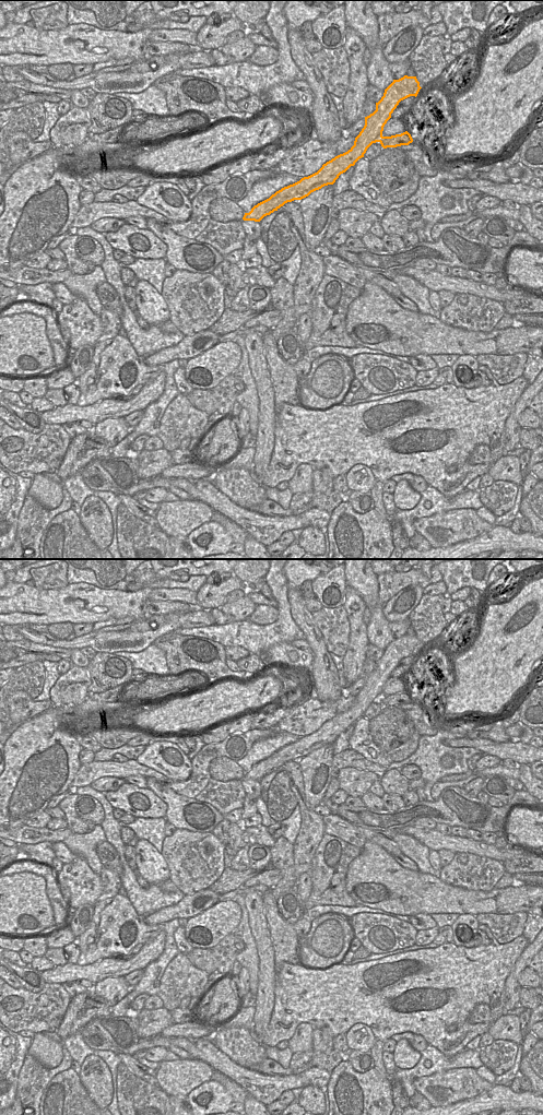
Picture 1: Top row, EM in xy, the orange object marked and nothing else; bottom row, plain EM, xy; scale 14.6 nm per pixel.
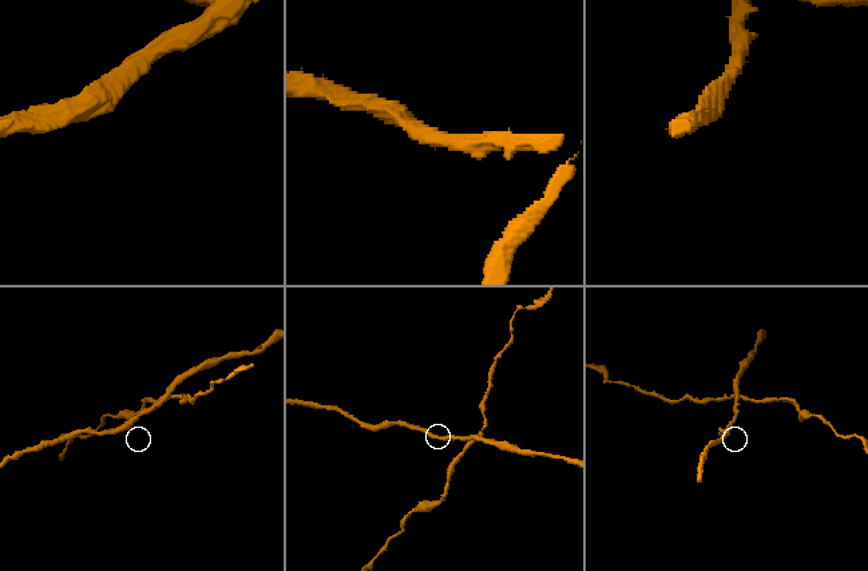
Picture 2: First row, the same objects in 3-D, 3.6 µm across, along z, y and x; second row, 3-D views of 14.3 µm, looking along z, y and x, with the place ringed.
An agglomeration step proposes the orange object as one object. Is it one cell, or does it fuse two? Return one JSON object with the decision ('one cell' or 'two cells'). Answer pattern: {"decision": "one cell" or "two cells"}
{"decision": "two cells"}

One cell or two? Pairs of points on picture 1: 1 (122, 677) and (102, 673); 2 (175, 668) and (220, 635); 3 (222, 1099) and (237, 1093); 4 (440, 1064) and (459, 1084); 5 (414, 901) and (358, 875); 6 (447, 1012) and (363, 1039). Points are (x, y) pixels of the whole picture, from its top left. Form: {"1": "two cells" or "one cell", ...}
{"1": "one cell", "2": "two cells", "3": "two cells", "4": "two cells", "5": "one cell", "6": "two cells"}

